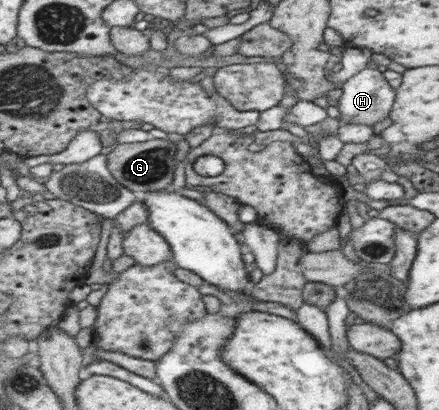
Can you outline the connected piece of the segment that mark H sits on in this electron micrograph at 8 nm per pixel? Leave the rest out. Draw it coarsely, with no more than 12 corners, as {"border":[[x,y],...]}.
{"border":[[362,68],[341,87],[340,124],[372,127],[388,117],[395,91]]}

